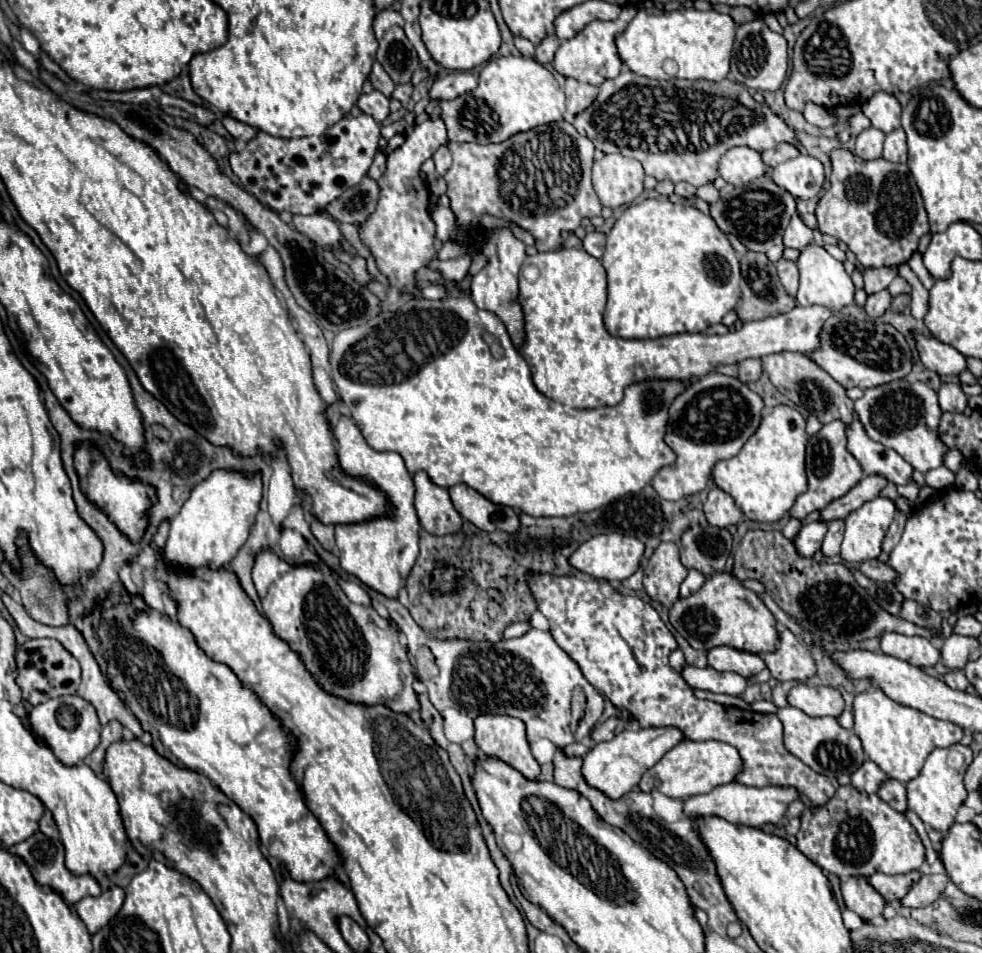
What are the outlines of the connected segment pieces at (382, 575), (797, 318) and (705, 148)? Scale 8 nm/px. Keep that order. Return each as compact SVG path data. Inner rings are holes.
M341 416L335 424L335 438L337 438L337 456L339 466L345 474L365 478L371 484L379 486L393 506L391 516L375 518L361 524L339 524L335 526L335 540L337 540L337 556L341 568L353 576L357 576L365 586L377 590L387 598L399 598L399 590L405 588L407 576L415 564L419 554L419 518L413 506L413 478L407 472L403 458L393 452L375 452L355 426L349 416Z
M571 248L571 250L559 250L559 252L537 252L535 256L527 256L525 262L523 262L523 266L521 266L521 274L519 274L519 302L521 302L523 314L525 314L525 342L519 348L519 354L529 364L531 374L533 374L533 382L535 382L537 390L541 394L545 394L547 398L557 400L561 404L567 404L571 408L603 408L603 406L615 406L615 404L619 404L623 400L623 390L627 386L637 384L637 382L643 382L643 380L679 380L679 382L689 382L689 380L695 380L695 378L701 378L701 376L713 372L717 366L737 364L737 362L741 362L745 358L761 358L761 356L773 354L773 352L801 352L801 354L807 354L807 352L811 352L811 350L815 350L819 346L821 326L833 314L829 308L823 308L823 306L807 306L807 308L795 306L791 312L785 312L785 314L779 314L779 316L769 316L765 320L743 322L737 330L727 332L725 336L709 336L709 334L701 334L701 332L699 334L689 334L687 332L687 334L661 336L661 338L655 338L655 340L625 340L625 338L615 338L603 326L603 310L605 310L605 302L607 302L607 276L605 276L605 268L601 266L601 262L597 258L589 256L585 250L575 250L575 248ZM529 270L535 270L535 276L527 278L529 276Z
M623 66L621 74L613 80L605 80L599 86L599 96L595 102L573 118L573 126L581 136L587 136L595 148L601 152L619 152L639 160L645 168L645 174L657 180L669 182L689 182L693 186L703 186L717 178L717 162L725 150L733 146L749 146L757 152L769 150L779 142L793 144L805 154L805 148L799 144L795 130L777 116L769 106L753 100L749 90L743 84L723 80L723 82L691 82L691 80L651 80L633 74Z

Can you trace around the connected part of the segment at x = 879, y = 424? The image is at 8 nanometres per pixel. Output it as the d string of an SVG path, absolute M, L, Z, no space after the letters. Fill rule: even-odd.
M895 380L889 384L881 384L865 390L863 398L855 400L855 412L859 414L865 432L881 442L883 446L895 450L903 456L913 468L919 472L927 472L931 468L939 468L947 454L947 444L939 440L939 420L943 410L939 408L937 392L923 382L909 384L907 380Z

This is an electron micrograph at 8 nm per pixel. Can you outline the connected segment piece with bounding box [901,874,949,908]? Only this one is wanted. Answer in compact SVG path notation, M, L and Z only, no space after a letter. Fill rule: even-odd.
M935 874L935 876L921 876L921 880L907 892L907 896L901 900L905 908L921 908L939 898L939 892L947 884L947 874Z

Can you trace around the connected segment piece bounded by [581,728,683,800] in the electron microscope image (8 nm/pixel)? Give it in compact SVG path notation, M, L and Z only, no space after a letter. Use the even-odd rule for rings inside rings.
M627 728L627 732L621 732L613 740L595 744L589 750L589 754L583 756L583 768L581 768L583 778L587 780L589 786L601 790L607 798L619 800L639 784L647 768L655 766L661 760L661 756L681 740L683 734L677 728L647 728L647 730Z

